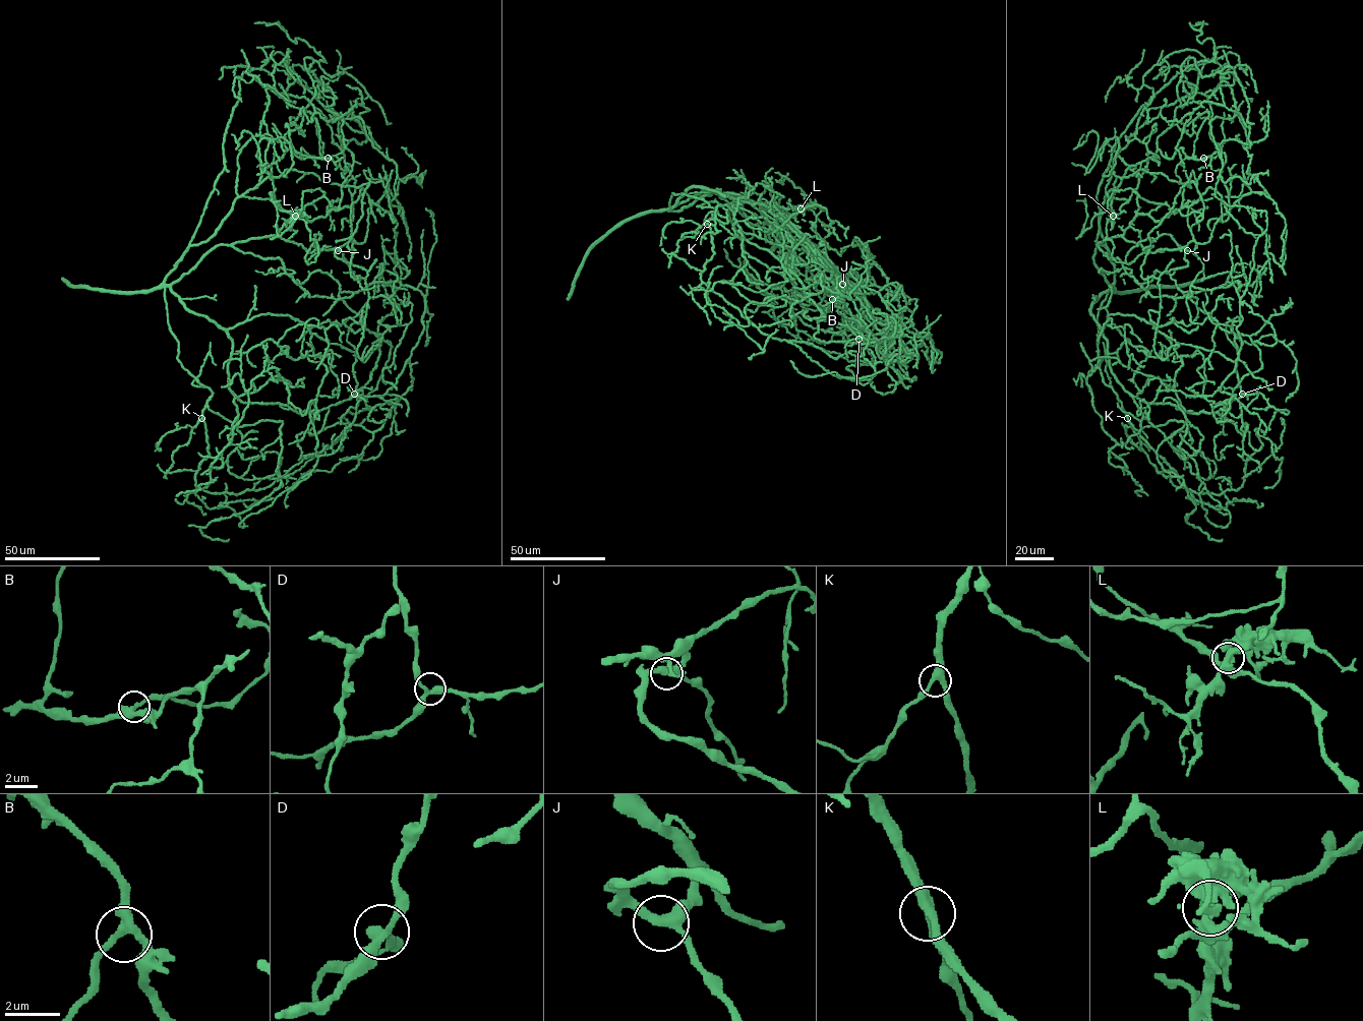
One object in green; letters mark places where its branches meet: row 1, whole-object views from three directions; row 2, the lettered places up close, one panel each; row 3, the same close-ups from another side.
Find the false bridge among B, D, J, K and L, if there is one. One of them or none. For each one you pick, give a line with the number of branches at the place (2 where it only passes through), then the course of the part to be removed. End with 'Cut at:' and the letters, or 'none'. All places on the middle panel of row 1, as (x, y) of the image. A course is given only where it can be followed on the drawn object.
L: 3 branches meet; foreign part runs (801, 208), (786, 202)
Cut at: L

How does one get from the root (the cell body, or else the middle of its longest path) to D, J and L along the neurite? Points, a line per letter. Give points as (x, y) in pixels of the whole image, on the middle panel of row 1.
D: (675, 205), (693, 187), (727, 195), (736, 203), (733, 219), (744, 237), (768, 249), (822, 313), (858, 339)
J: (675, 205), (705, 190), (735, 193), (759, 202), (803, 233), (843, 279), (842, 284)
L: (675, 205), (668, 209), (679, 211), (710, 193), (728, 195), (750, 202), (780, 226), (801, 208)

